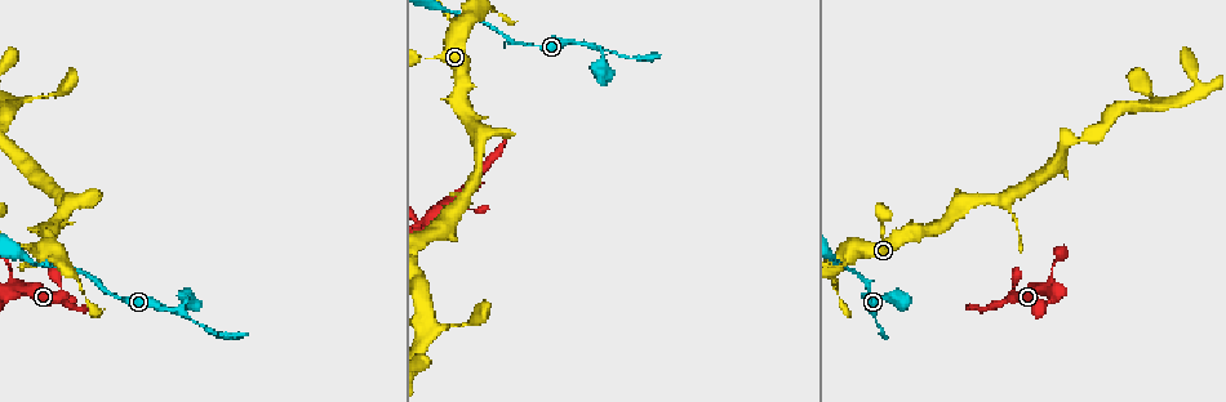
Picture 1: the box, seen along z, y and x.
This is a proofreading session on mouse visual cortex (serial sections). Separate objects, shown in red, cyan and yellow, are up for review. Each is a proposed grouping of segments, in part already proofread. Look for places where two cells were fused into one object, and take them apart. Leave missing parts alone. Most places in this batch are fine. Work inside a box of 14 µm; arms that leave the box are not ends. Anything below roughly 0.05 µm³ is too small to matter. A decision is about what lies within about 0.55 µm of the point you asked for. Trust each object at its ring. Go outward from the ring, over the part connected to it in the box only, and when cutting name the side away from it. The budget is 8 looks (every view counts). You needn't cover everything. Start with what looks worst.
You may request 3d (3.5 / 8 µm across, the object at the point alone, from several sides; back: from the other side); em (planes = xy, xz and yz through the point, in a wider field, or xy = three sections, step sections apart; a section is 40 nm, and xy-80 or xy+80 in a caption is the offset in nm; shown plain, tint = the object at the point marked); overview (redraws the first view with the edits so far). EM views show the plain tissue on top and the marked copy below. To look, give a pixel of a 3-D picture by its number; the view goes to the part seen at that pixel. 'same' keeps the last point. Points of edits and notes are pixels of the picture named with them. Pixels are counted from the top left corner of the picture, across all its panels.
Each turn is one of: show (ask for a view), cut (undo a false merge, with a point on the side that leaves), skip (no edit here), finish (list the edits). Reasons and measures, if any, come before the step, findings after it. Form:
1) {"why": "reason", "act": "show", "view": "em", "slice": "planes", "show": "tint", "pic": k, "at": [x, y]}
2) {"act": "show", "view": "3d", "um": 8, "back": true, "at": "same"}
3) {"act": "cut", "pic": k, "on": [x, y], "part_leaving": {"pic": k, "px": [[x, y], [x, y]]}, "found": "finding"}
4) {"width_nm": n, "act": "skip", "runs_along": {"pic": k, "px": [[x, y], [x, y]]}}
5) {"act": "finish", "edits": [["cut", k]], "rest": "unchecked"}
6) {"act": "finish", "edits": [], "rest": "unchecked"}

{"why": "calibre changes", "act": "show", "view": "3d", "um": 3.5, "pic": 1, "at": [591, 43]}

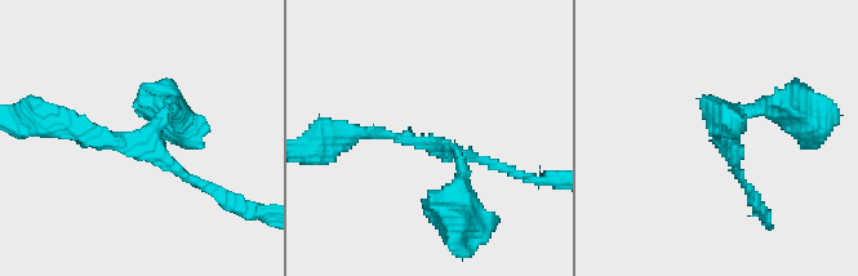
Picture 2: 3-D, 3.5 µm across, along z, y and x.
{"act": "show", "view": "em", "slice": "planes", "show": "tint", "pic": 2, "at": [429, 143]}

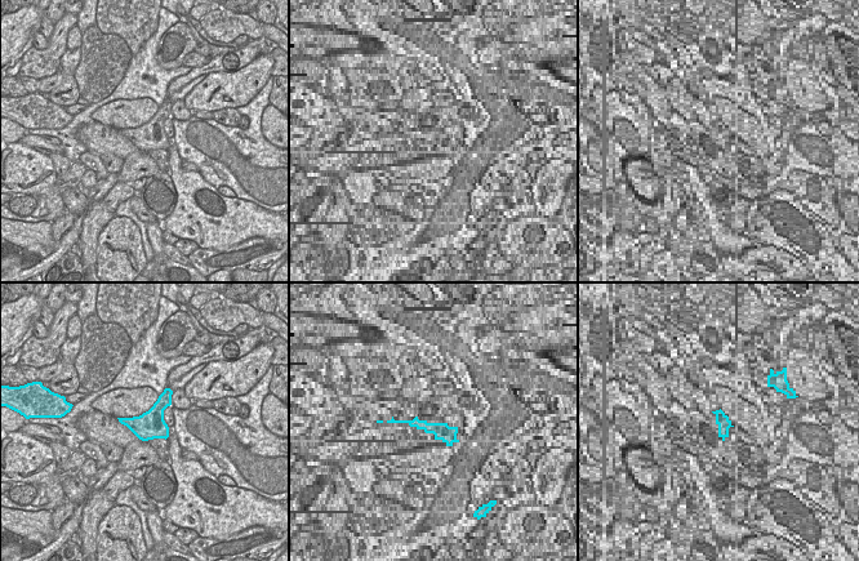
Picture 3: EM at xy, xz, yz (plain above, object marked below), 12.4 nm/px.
{"arms": 3, "arm_widths_nm": [100, 150, 150], "act": "skip", "runs_along": {"pic": 2, "px": [[352, 134], [448, 145], [459, 155], [459, 200]]}, "found": "one cell here"}

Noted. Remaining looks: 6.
{"why": "thin arm on a thick one", "act": "show", "view": "3d", "um": 3.5, "pic": 1, "at": [12, 283]}

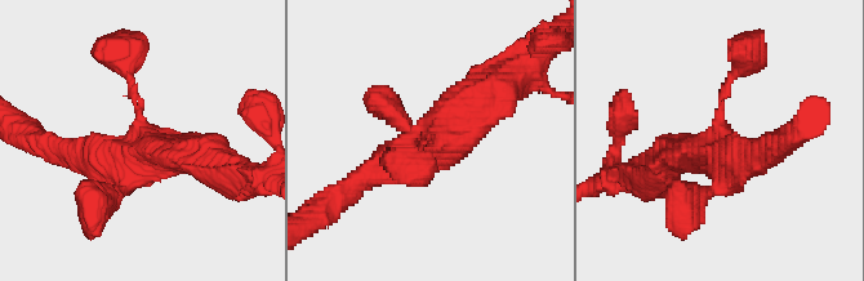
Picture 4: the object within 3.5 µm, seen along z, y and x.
{"act": "show", "view": "em", "slice": "planes", "show": "tint", "pic": 4, "at": [721, 128]}

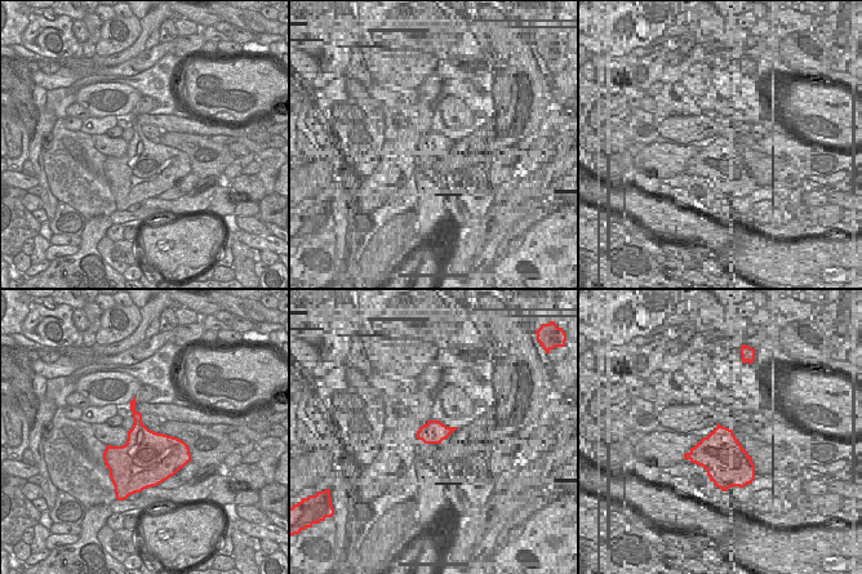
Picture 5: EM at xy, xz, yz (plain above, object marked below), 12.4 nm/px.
{"width_nm": 600, "act": "skip", "runs_along": {"pic": 4, "px": [[506, 83], [383, 182]]}, "found": "one cell here"}

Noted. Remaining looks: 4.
{"why": "abrupt turn", "act": "show", "view": "3d", "um": 8, "pic": 1, "at": [1154, 106]}

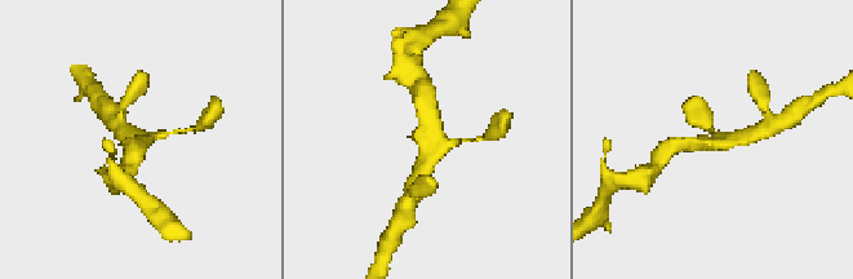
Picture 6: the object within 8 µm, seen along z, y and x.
{"why": "need the tissue", "act": "show", "view": "em", "slice": "xy", "step": 5, "show": "tint", "pic": 6, "at": [714, 141]}

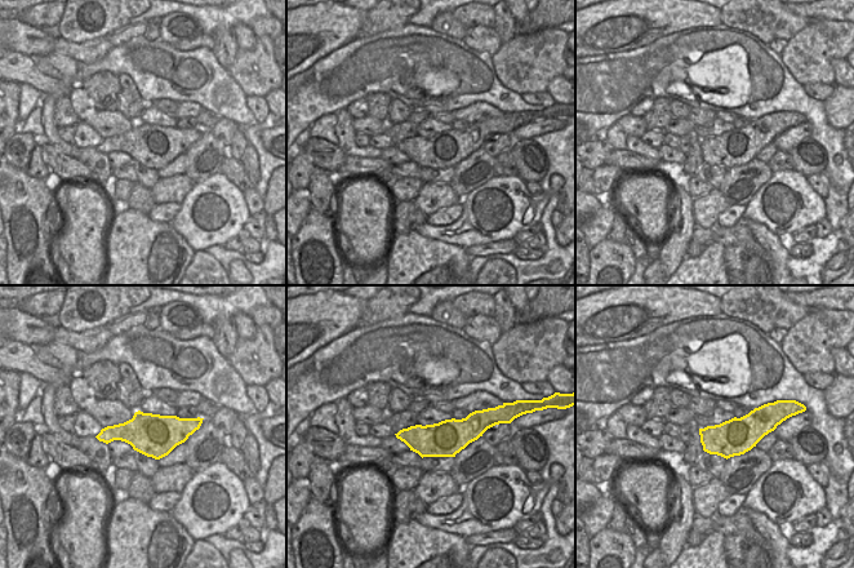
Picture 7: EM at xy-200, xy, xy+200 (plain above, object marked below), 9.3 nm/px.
{"act": "skip", "runs_along": {"pic": 6, "px": [[426, 107], [429, 140], [469, 141]]}, "found": "all the same cell"}

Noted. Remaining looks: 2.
{"act": "finish", "edits": [], "rest": "unchecked"}

